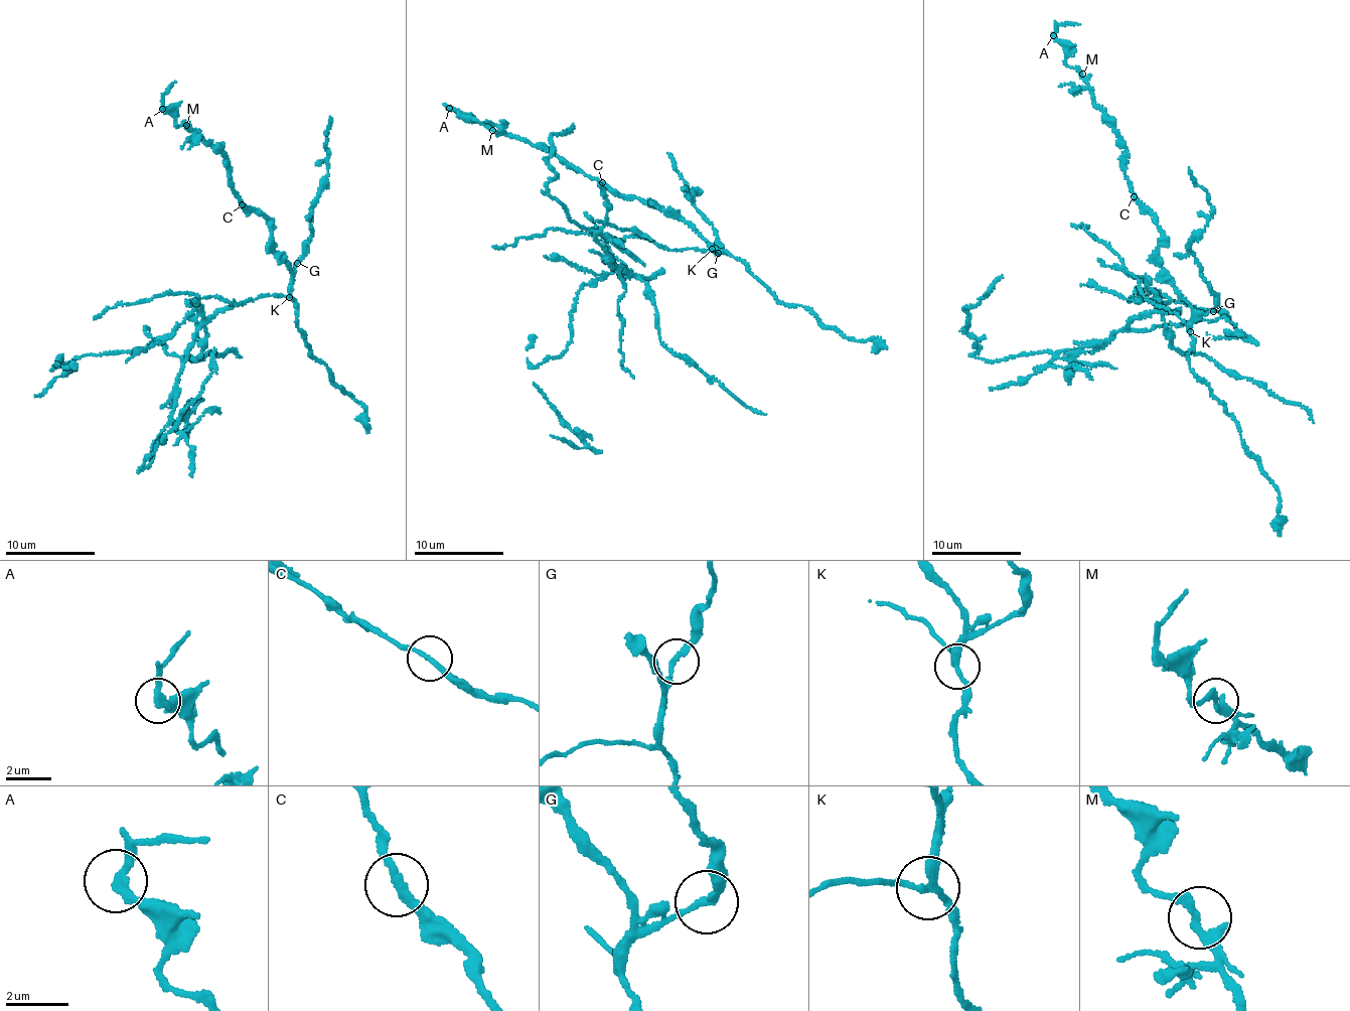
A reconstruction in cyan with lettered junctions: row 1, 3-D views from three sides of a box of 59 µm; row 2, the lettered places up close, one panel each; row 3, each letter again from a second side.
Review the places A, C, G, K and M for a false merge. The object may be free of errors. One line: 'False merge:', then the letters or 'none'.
False merge: K

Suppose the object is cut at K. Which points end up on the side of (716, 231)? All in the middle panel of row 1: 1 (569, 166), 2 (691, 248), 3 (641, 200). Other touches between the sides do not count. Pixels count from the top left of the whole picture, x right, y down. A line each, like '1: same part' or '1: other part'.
1: same part
2: other part
3: same part

